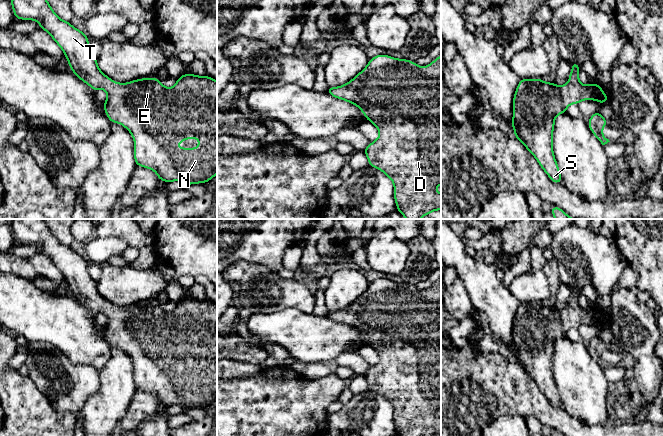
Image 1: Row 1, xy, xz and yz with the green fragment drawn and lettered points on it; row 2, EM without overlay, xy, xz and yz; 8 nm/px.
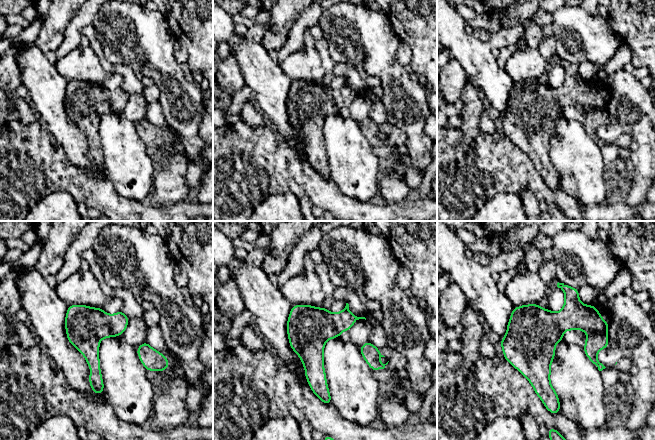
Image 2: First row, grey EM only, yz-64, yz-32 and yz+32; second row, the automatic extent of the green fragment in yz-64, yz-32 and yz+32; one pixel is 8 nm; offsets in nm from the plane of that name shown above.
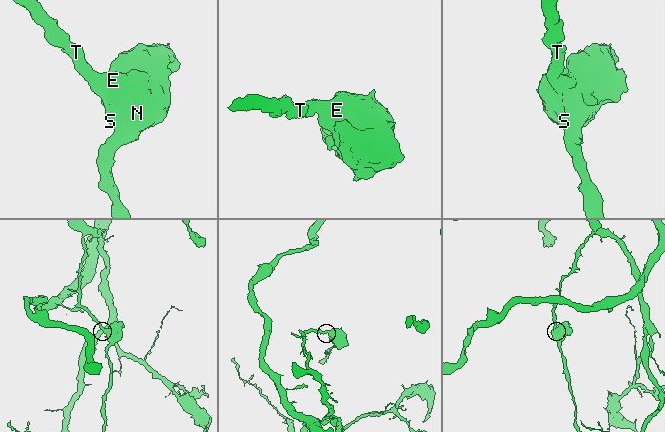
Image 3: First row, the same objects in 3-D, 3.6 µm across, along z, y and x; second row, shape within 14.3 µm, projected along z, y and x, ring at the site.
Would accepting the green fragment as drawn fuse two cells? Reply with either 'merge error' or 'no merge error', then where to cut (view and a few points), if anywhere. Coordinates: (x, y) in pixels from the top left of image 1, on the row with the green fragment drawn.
no merge error | no cut

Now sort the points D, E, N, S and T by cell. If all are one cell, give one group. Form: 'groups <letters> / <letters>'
groups D E N S T

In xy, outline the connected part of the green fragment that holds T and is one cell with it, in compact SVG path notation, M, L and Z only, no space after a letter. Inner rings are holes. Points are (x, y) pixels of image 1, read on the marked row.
M47 0L10 2L16 19L37 21L53 38L65 54L72 73L93 91L104 89L107 92L103 104L105 113L111 123L119 123L131 133L136 166L153 170L158 180L166 183L204 184L217 174L217 81L207 75L183 74L172 88L166 88L154 77L117 83L99 69L84 31L60 19ZM193 138L199 139L198 148L176 147L179 142Z

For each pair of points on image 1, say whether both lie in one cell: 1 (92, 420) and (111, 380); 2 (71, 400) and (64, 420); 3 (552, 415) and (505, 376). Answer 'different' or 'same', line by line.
1: same
2: different
3: same

